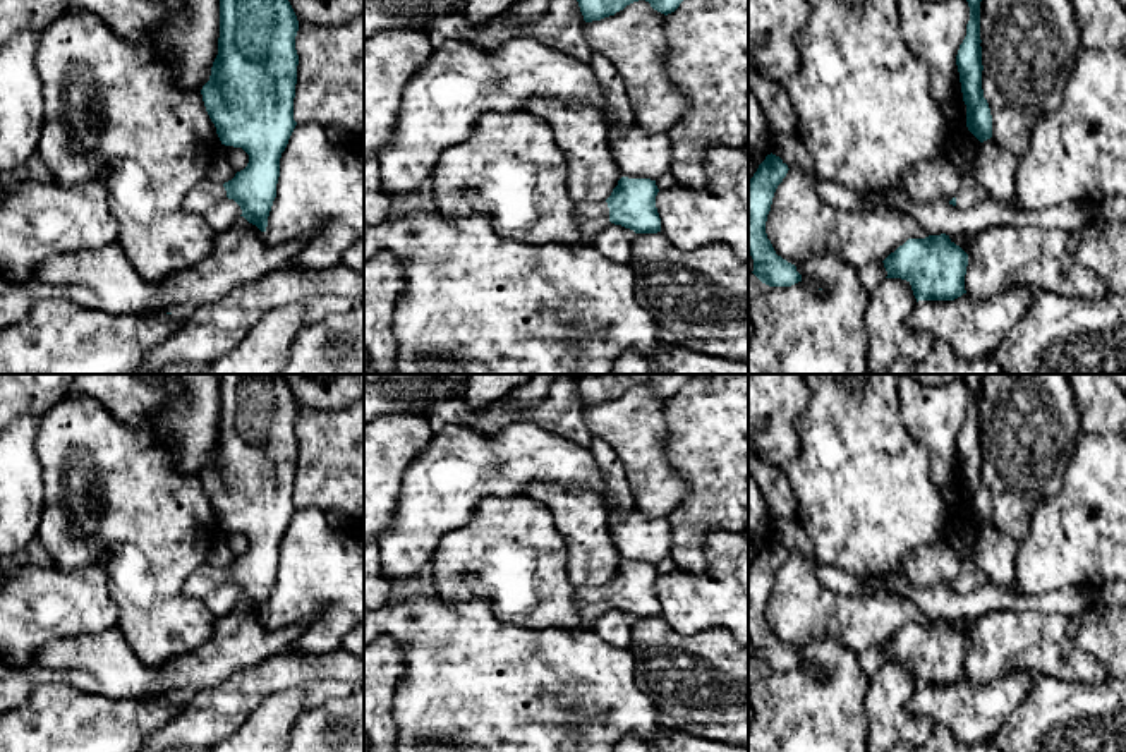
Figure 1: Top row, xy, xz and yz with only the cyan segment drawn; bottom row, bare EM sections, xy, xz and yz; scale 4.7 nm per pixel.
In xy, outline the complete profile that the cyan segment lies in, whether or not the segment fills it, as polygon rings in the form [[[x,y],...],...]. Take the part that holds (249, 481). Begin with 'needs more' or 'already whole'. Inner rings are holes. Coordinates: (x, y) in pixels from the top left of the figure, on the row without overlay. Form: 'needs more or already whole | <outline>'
needs more | [[[220,374],[218,440],[201,479],[221,529],[242,532],[249,548],[225,568],[201,565],[184,584],[185,597],[204,599],[228,582],[266,616],[280,543],[297,510],[297,415],[283,374]]]

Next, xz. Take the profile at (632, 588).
needs more | [[[621,561],[606,585],[577,587],[578,628],[594,630],[597,620],[609,608],[635,618],[661,616],[656,592],[657,577],[656,565]]]

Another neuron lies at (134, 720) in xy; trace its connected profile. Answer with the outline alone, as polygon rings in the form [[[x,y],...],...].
[[[45,683],[24,706],[0,714],[0,752],[142,752],[144,742],[184,706],[184,697],[110,699],[69,683]]]

